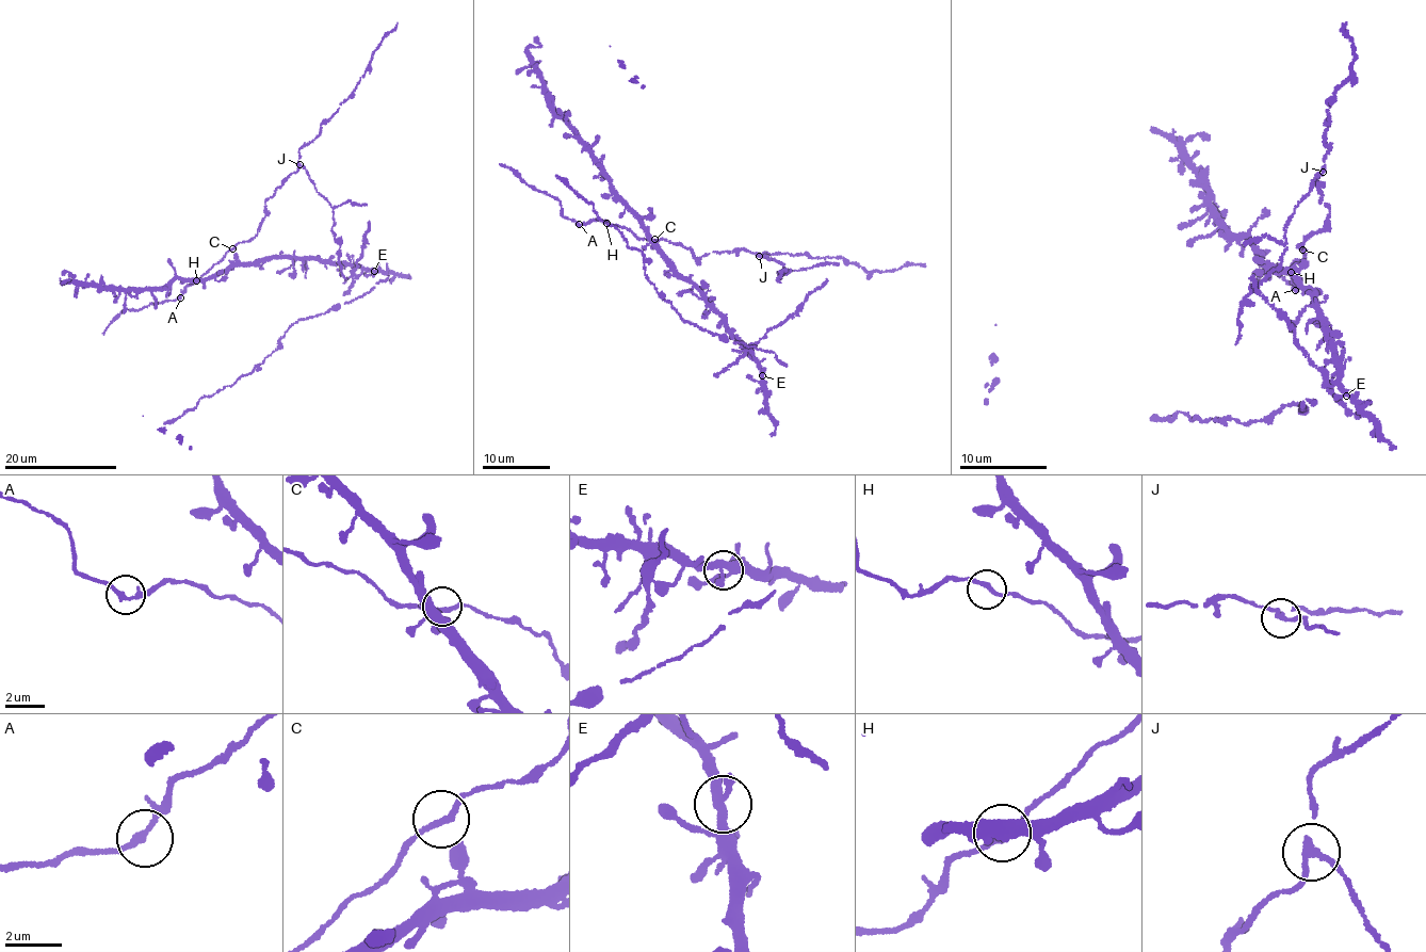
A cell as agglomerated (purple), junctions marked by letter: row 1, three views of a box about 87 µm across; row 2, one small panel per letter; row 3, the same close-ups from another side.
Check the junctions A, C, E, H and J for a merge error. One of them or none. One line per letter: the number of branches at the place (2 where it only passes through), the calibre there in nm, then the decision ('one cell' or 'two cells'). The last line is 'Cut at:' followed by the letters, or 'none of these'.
A: 2 | 200 nm | one cell
C: 3 | 170 nm | one cell
E: 3 | 280 nm | one cell
H: 2 | 200 nm | one cell
J: 3 | 180 nm | two cells
Cut at: J

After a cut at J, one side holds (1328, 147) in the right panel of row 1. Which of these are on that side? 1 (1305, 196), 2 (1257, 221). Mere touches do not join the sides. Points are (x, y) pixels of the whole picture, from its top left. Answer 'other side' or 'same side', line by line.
1: other side
2: same side

